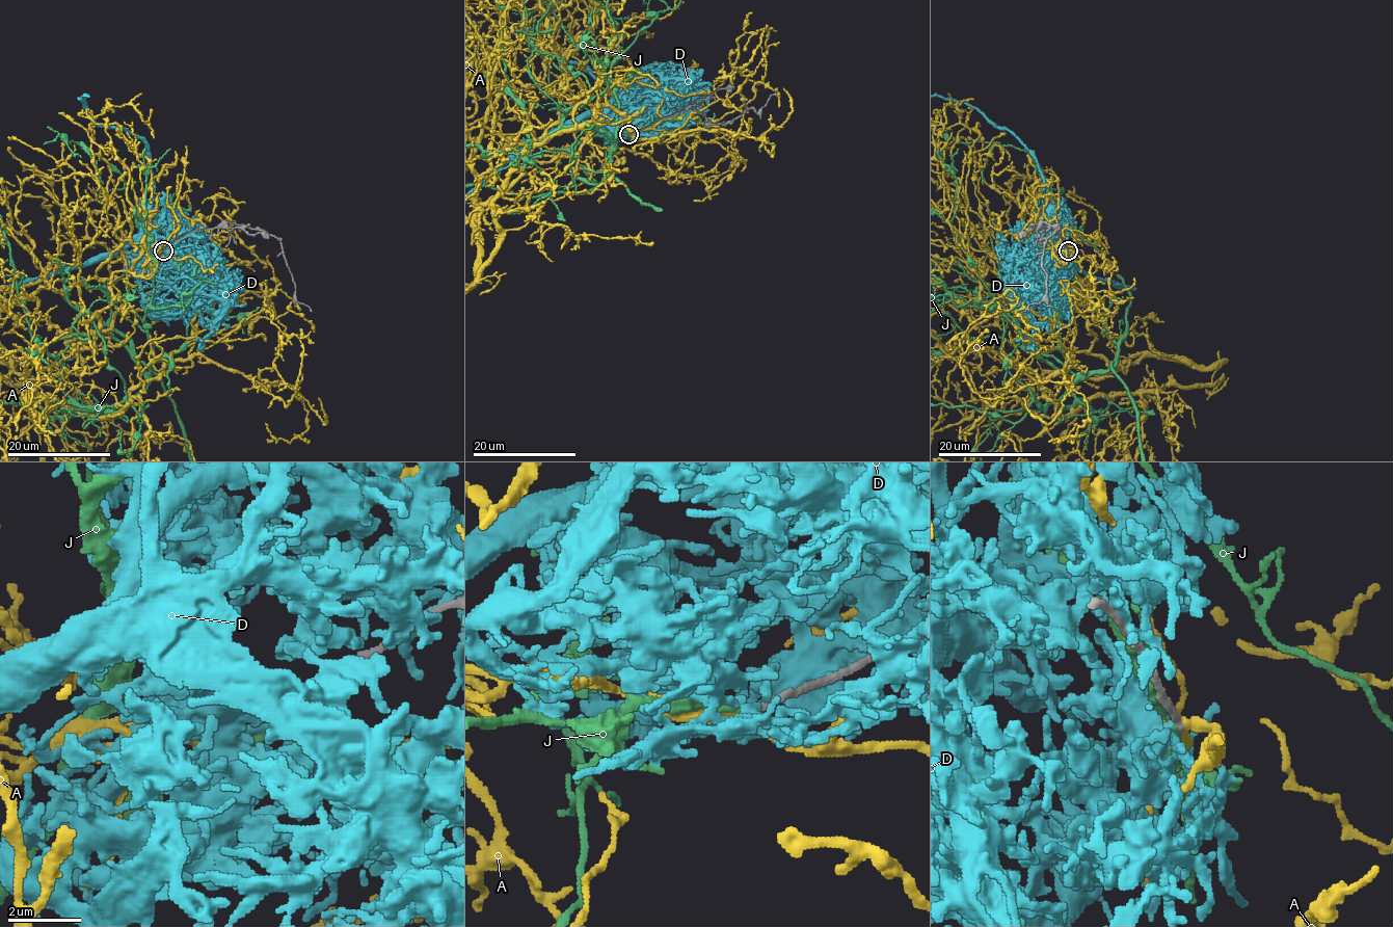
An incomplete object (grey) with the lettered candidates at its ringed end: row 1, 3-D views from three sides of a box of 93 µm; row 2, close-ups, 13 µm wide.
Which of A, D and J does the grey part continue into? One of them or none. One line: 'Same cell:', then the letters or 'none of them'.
Same cell: J

